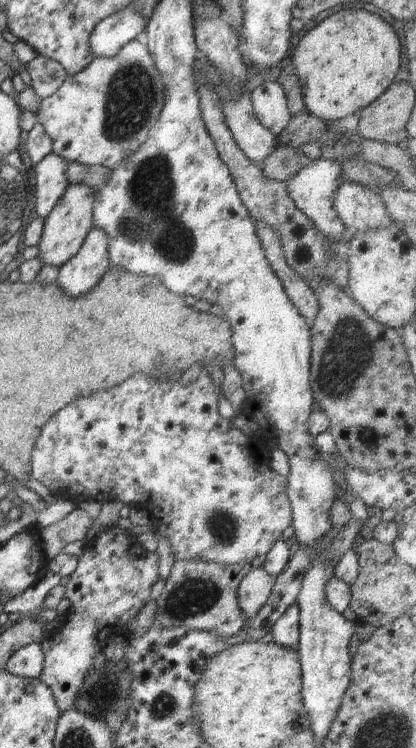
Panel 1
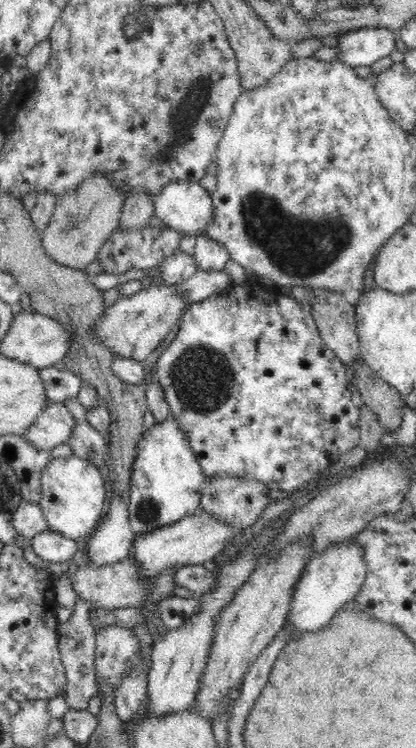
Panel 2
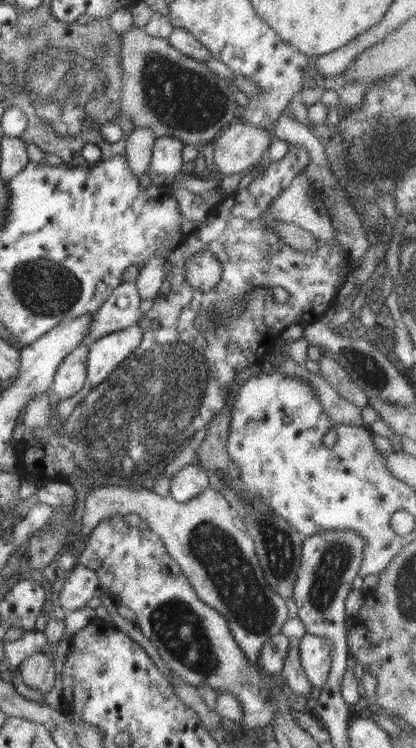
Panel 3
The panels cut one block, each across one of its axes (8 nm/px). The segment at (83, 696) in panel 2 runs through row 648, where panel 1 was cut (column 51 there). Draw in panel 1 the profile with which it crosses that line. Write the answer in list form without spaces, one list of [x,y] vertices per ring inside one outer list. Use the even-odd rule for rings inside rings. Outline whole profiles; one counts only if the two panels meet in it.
[[[38,55],[34,60],[22,65],[23,70],[28,70],[31,78],[31,87],[41,98],[54,94],[67,77],[64,67],[55,60]]]

